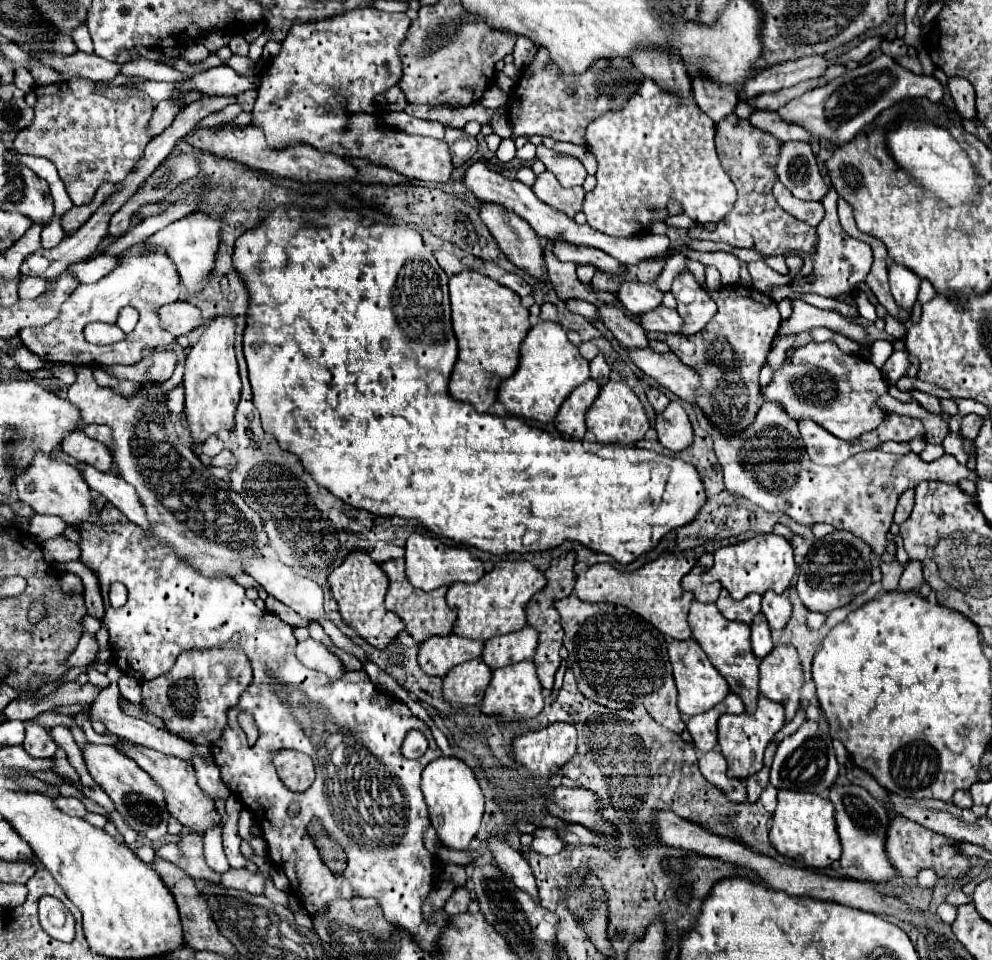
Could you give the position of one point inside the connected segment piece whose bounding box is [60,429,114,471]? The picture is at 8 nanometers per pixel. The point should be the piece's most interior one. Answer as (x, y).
(77, 444)

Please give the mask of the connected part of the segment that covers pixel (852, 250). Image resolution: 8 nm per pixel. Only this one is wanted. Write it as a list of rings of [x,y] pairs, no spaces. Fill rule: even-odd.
[[[834,189],[828,191],[828,195],[822,199],[824,205],[824,219],[820,221],[820,225],[816,227],[816,247],[814,251],[804,253],[810,261],[812,261],[812,273],[806,277],[792,277],[790,279],[790,287],[794,293],[806,295],[806,293],[814,293],[814,295],[822,295],[822,297],[840,297],[840,295],[852,295],[856,291],[856,287],[866,279],[866,275],[870,273],[872,267],[872,249],[868,243],[852,239],[850,235],[846,235],[838,223],[838,215],[836,215],[836,201],[838,201],[838,193]]]

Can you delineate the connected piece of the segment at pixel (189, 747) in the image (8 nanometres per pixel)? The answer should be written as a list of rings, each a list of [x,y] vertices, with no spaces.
[[[112,664],[109,667],[106,676],[111,683],[106,689],[102,689],[102,693],[98,695],[98,699],[92,703],[92,707],[90,707],[90,719],[98,719],[98,721],[102,721],[102,723],[106,725],[106,729],[108,729],[110,733],[118,735],[118,737],[124,737],[124,739],[128,739],[128,741],[132,741],[132,743],[140,743],[140,745],[152,747],[152,749],[156,749],[156,751],[160,751],[160,753],[166,753],[166,755],[178,757],[178,759],[182,759],[182,761],[192,763],[194,757],[198,755],[198,757],[202,757],[204,761],[214,763],[214,755],[210,753],[208,747],[204,747],[204,745],[192,745],[190,741],[184,741],[182,737],[176,737],[176,735],[168,733],[166,729],[158,729],[158,727],[154,727],[152,723],[148,723],[148,721],[144,721],[144,719],[136,719],[136,717],[126,715],[126,713],[120,709],[120,705],[118,705],[120,693],[118,693],[117,682],[122,674],[122,671],[120,671],[115,664]]]

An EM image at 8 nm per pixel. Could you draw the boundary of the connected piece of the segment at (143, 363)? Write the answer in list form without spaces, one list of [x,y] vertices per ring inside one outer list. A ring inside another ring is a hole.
[[[164,349],[164,351],[152,351],[144,359],[140,359],[134,365],[100,365],[102,371],[106,371],[110,377],[114,375],[130,375],[132,381],[144,383],[144,381],[166,381],[170,379],[174,365],[178,357],[174,351]]]

